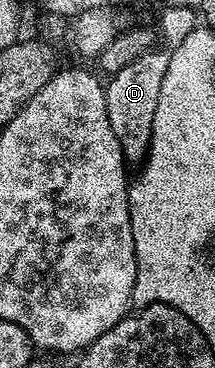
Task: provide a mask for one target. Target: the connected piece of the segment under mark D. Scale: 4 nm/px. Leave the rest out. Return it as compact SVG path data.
M153 48L139 55L132 63L120 68L117 74L107 79L104 95L106 112L110 116L110 128L118 136L118 144L124 153L125 163L143 163L148 157L152 129L154 128L154 111L158 109L158 92L162 92L162 80L166 80L166 68L169 51Z

